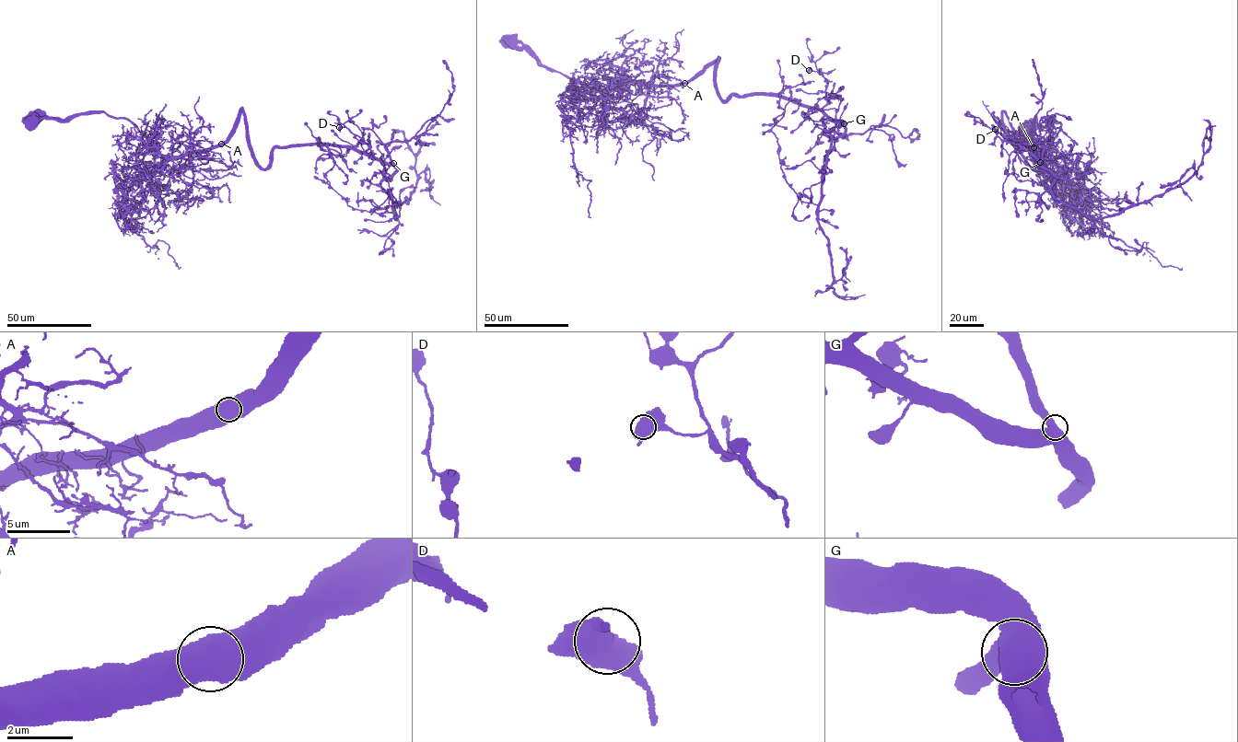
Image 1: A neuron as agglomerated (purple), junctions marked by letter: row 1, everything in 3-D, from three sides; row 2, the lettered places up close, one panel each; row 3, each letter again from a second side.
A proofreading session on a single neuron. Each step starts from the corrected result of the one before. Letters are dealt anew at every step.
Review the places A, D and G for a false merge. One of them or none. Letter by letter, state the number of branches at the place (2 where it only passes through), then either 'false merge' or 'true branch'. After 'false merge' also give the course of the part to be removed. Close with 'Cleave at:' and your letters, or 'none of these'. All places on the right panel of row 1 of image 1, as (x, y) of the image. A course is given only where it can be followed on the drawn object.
A: 2 branches meet; true branch
D: 2 branches meet; true branch
G: 2 branches meet; true branch
Cleave at: none of these

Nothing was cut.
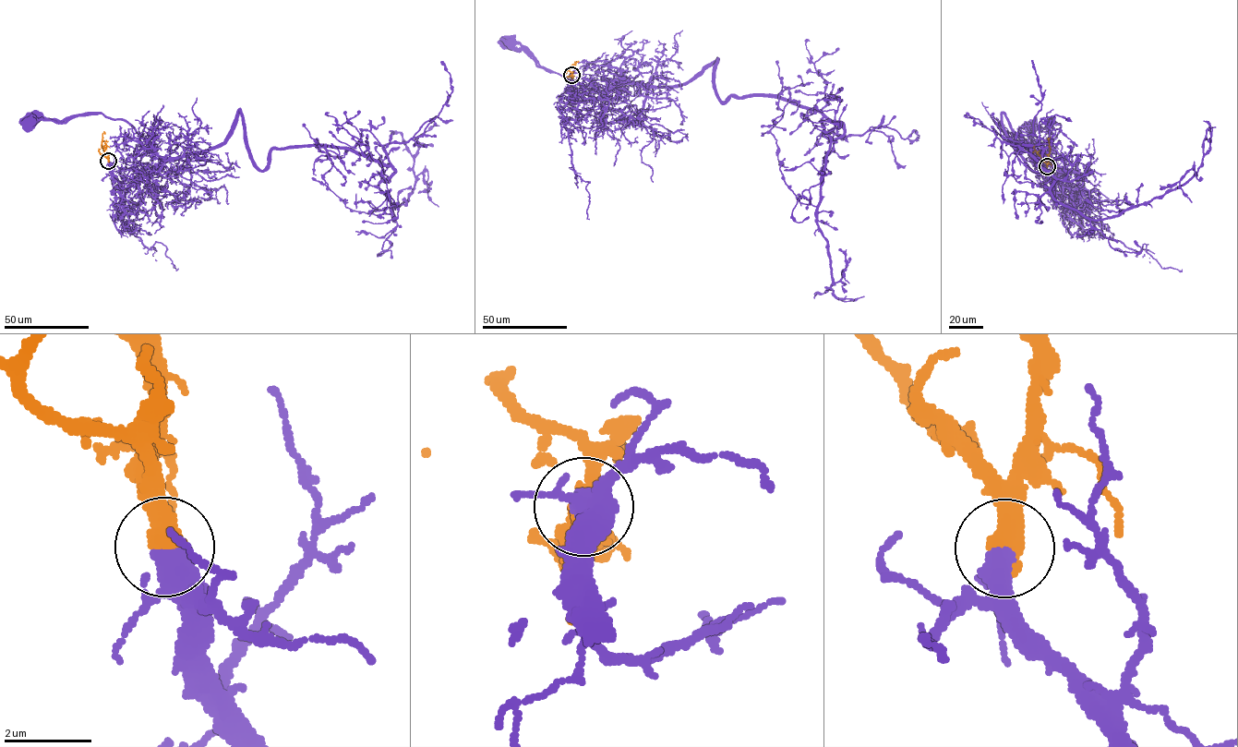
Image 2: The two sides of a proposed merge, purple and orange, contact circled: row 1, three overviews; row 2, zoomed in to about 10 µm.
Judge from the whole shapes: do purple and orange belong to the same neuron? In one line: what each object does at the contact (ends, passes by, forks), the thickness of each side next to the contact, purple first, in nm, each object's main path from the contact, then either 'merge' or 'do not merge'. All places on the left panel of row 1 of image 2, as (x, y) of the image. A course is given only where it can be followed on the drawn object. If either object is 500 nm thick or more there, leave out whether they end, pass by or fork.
calibres 420 and 600 nm; course purple (108, 162), (121, 181), (143, 177), (162, 159), (122, 119), (88, 114), (61, 121), (30, 120); course orange (108, 162), (108, 154), (102, 145), (103, 131); merge

